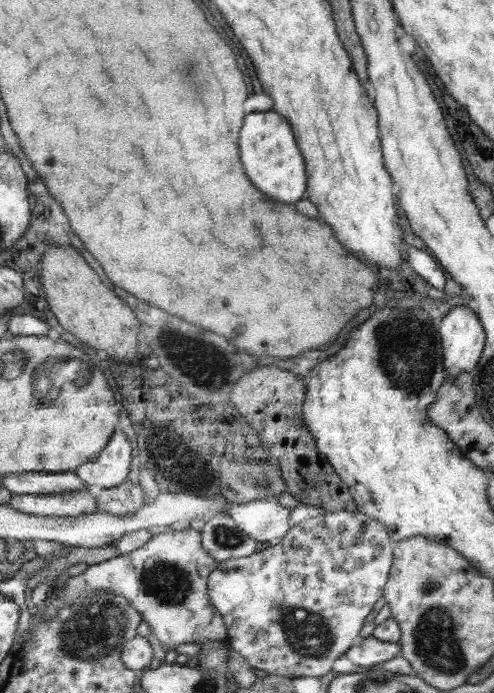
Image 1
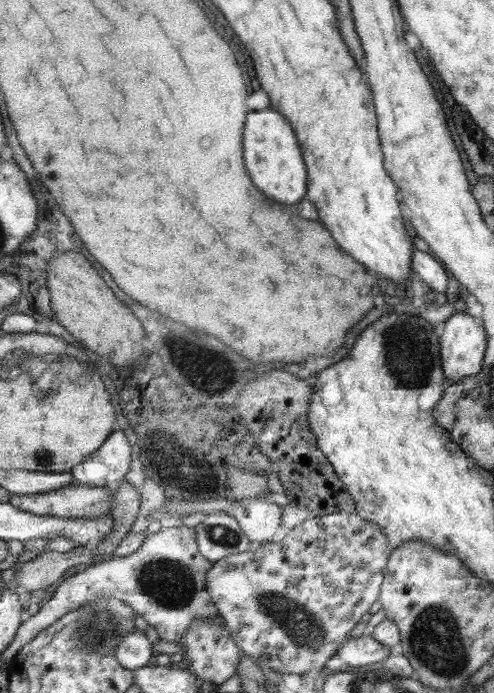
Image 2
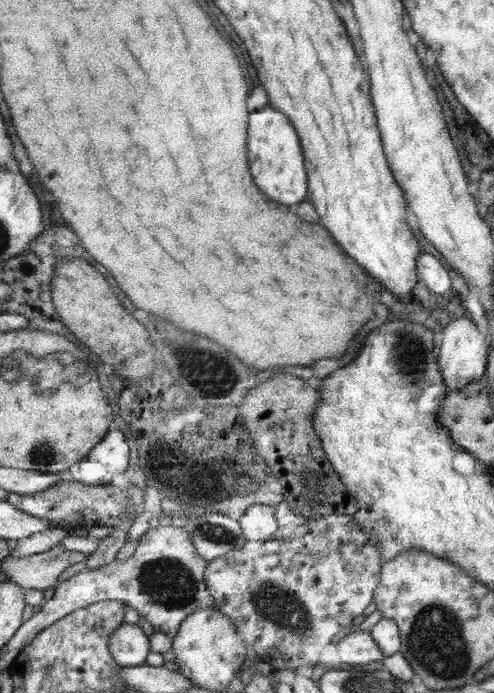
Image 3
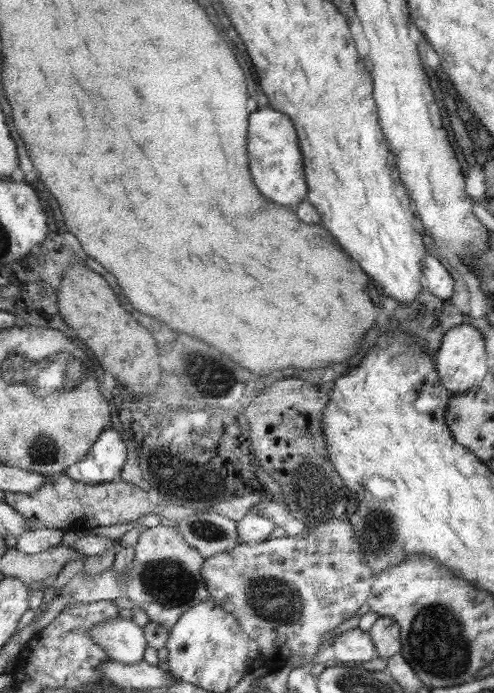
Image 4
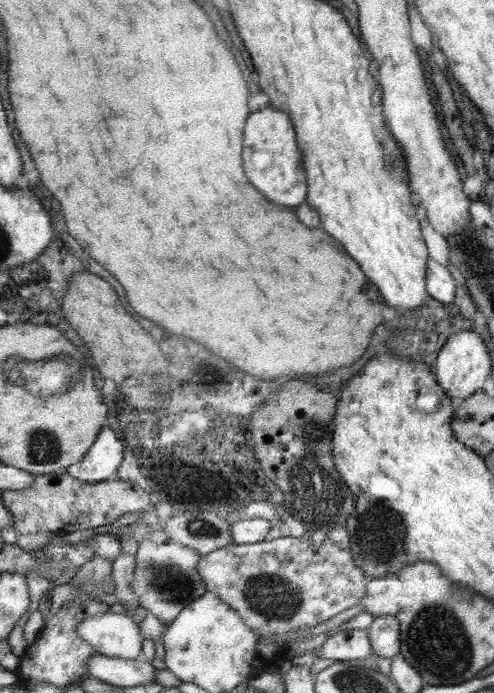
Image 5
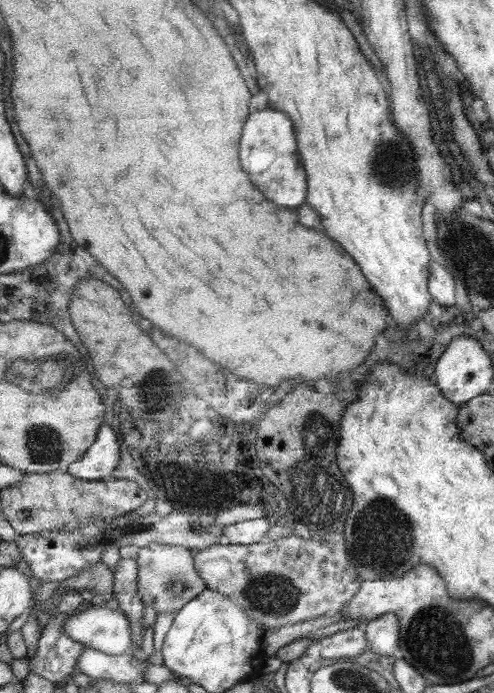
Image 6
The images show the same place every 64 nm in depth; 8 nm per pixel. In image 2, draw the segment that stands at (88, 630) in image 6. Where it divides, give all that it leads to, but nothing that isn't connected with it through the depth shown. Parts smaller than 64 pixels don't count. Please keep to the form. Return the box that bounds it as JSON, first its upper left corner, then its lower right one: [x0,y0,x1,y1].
[116,628,155,670]

